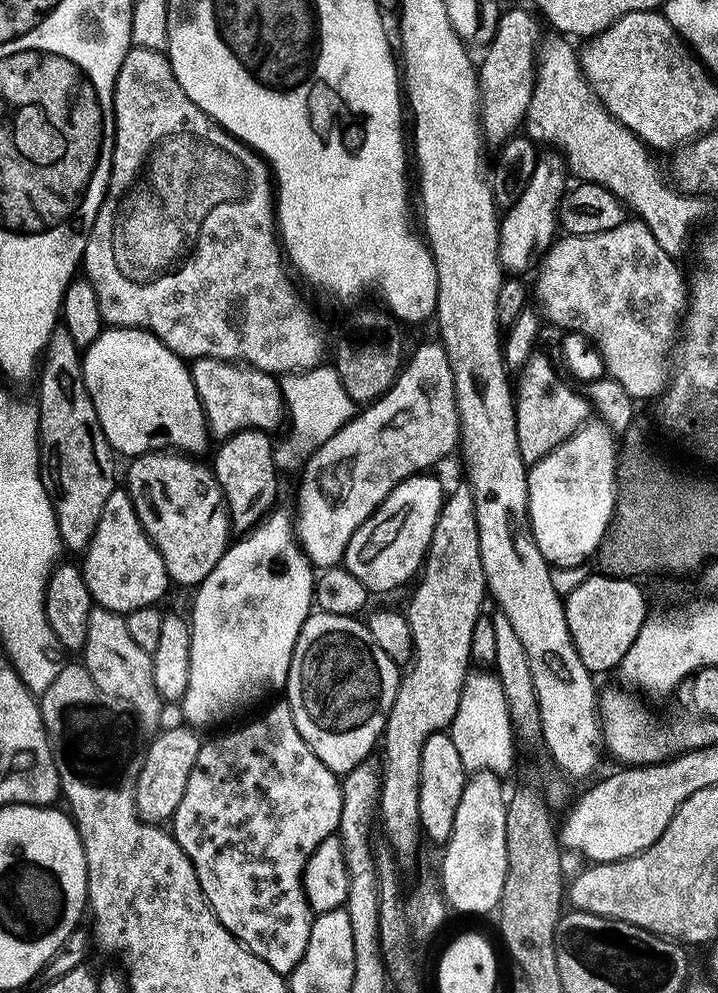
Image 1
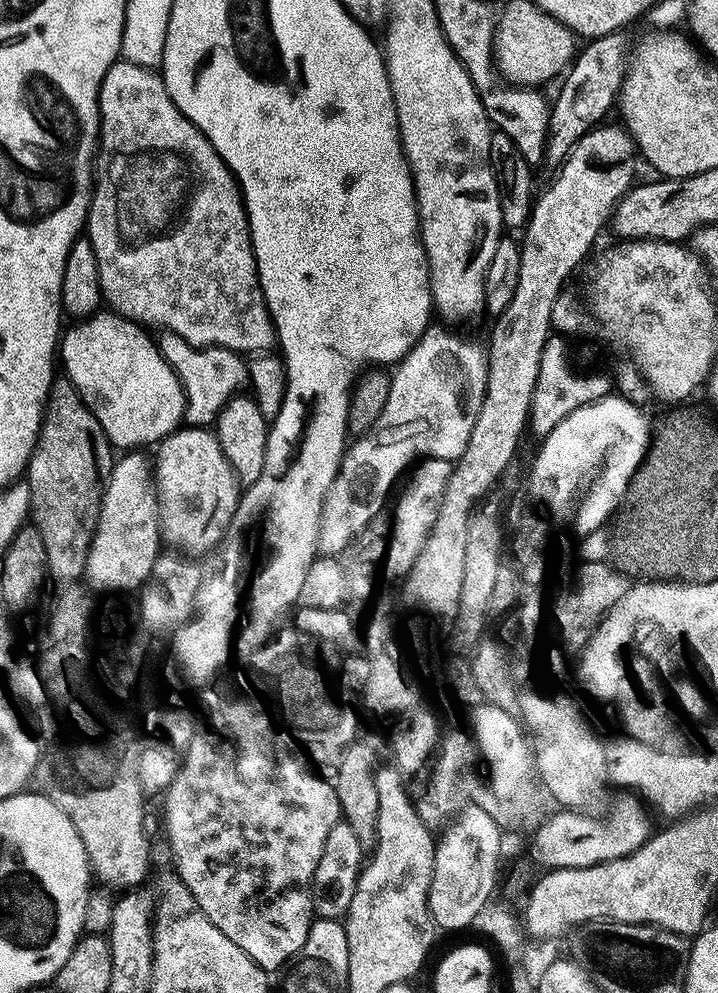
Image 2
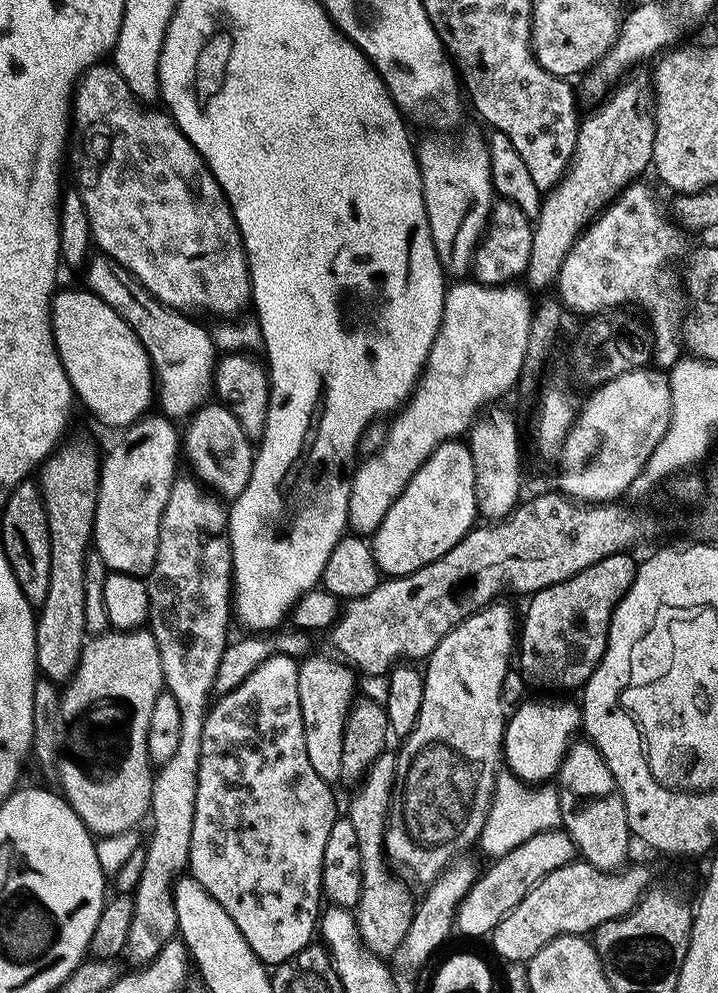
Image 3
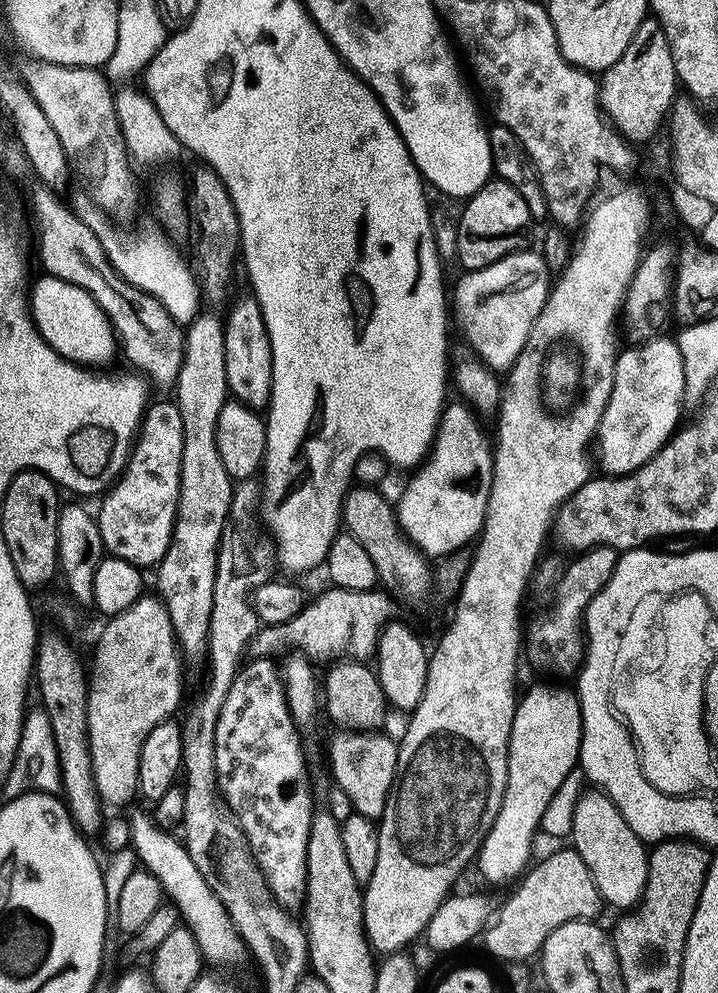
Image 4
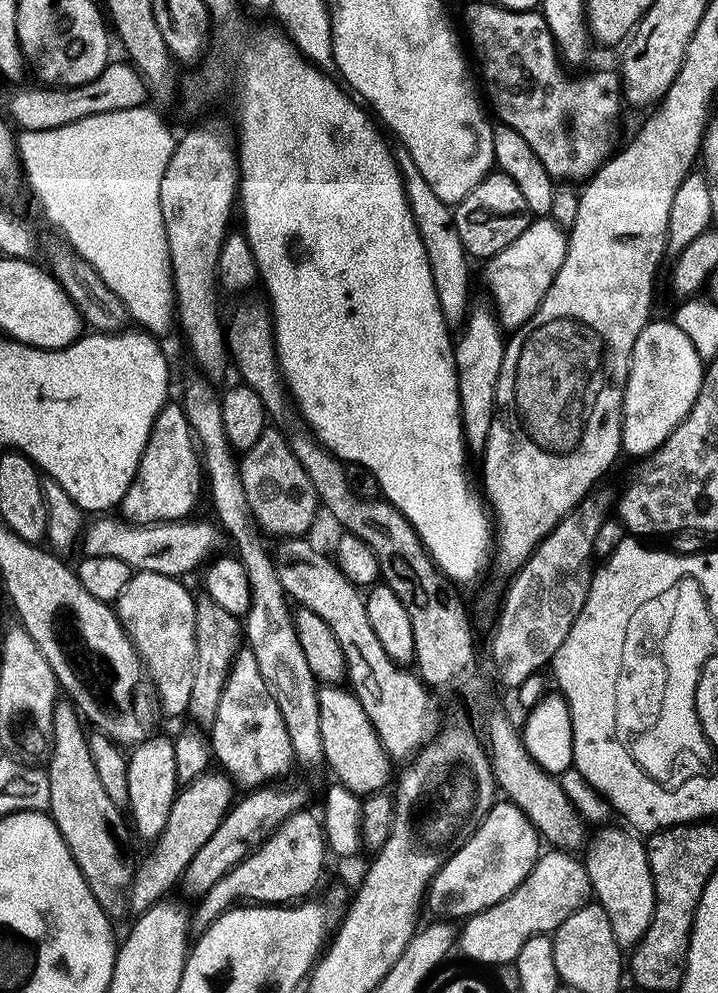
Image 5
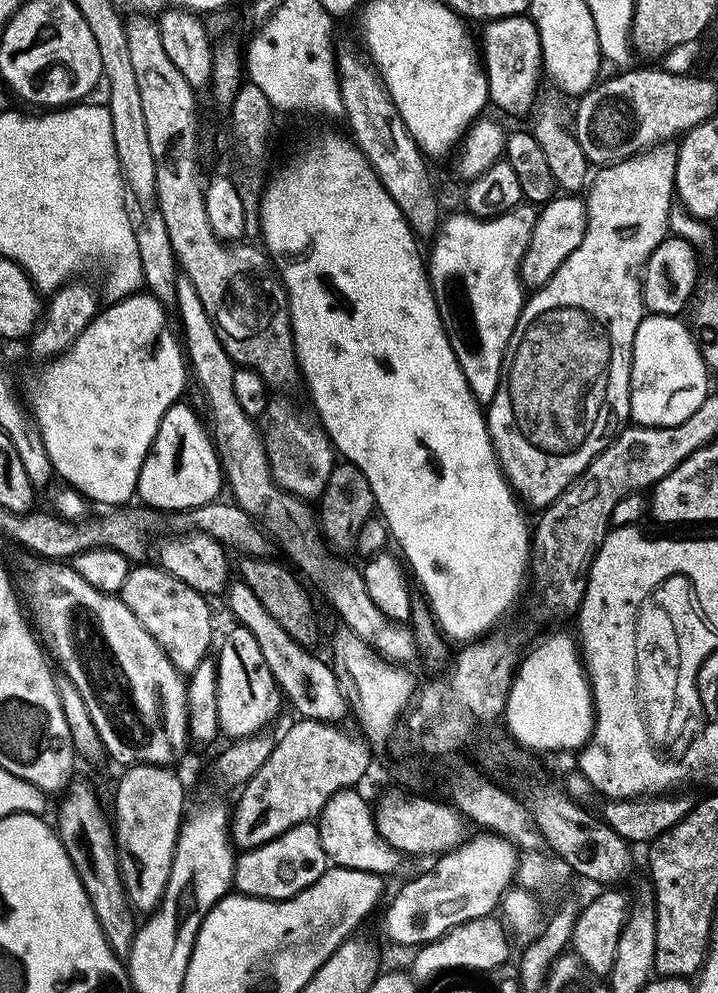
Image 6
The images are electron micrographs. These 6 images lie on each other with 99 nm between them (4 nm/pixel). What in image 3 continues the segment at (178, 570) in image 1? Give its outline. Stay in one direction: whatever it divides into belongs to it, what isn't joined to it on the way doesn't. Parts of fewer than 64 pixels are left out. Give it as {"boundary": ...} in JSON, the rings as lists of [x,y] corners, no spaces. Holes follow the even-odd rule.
{"boundary":[[[208,402],[197,408],[187,424],[188,429],[182,432],[182,456],[192,467],[191,475],[216,496],[228,502],[235,500],[246,490],[252,473],[254,444],[248,441],[249,433],[225,404],[219,402]]]}

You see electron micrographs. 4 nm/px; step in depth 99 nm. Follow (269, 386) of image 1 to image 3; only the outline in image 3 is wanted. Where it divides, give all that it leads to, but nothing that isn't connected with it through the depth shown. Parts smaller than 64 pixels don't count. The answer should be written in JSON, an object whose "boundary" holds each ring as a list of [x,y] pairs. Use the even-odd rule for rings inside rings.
{"boundary":[[[103,254],[89,259],[87,272],[87,291],[102,298],[102,302],[114,309],[132,327],[134,334],[138,334],[138,342],[142,342],[152,363],[159,411],[169,418],[191,417],[209,399],[214,388],[218,349],[212,340],[212,332],[196,321],[199,319],[167,308],[162,301],[154,299],[127,268]]]}

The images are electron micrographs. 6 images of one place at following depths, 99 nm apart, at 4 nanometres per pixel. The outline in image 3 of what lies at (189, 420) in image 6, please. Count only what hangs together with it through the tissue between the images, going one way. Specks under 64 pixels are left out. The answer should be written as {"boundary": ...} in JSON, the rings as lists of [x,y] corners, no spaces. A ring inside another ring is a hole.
{"boundary":[[[145,414],[119,433],[120,444],[116,444],[102,456],[100,485],[96,491],[96,513],[92,527],[94,552],[100,555],[108,572],[125,572],[131,576],[147,577],[152,571],[158,550],[160,523],[170,498],[172,484],[178,479],[176,459],[182,456],[182,436],[171,419],[163,414]]]}

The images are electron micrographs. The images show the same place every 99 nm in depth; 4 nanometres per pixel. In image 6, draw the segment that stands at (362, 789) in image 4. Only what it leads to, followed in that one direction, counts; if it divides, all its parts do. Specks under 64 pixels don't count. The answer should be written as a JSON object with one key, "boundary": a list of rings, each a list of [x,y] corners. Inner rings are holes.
{"boundary":[[[236,580],[229,583],[224,594],[225,598],[229,610],[237,619],[235,621],[254,634],[258,646],[262,649],[262,656],[266,659],[266,664],[274,675],[276,684],[279,685],[287,703],[289,700],[298,712],[296,714],[302,718],[333,724],[342,721],[340,719],[345,716],[348,706],[338,682],[337,671],[327,661],[325,663],[310,654],[312,652],[307,647],[292,639],[243,581]]]}

